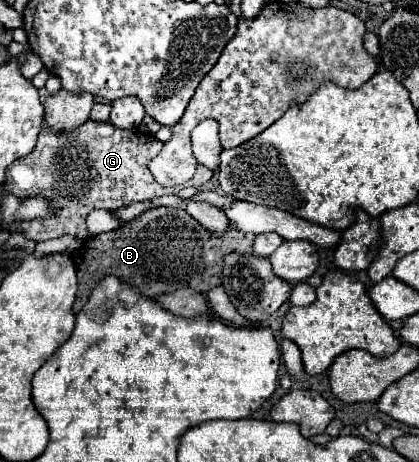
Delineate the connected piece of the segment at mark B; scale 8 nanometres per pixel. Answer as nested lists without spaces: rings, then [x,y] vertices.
[[[179,207],[149,209],[115,231],[89,237],[81,249],[71,255],[79,279],[79,293],[73,303],[73,311],[81,311],[89,293],[105,275],[115,275],[121,281],[131,283],[145,297],[173,293],[183,287],[207,293],[221,285],[223,259],[229,253],[253,255],[253,237],[253,233],[241,233],[235,225],[229,225],[229,231],[223,235],[209,233],[199,225],[199,221]]]

